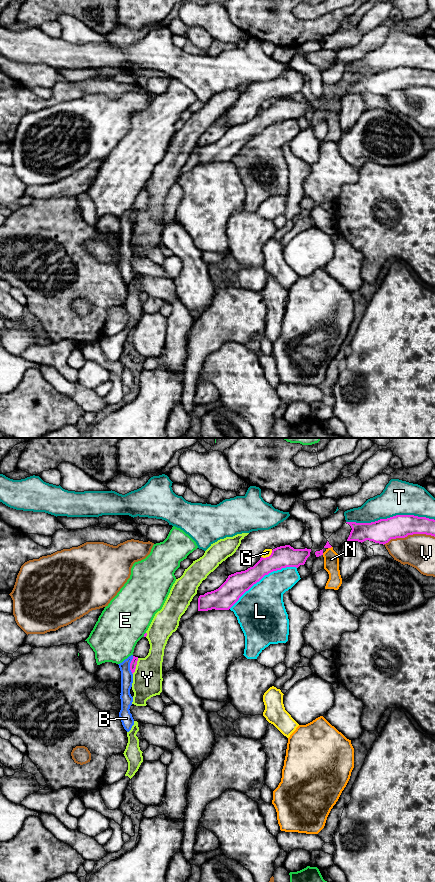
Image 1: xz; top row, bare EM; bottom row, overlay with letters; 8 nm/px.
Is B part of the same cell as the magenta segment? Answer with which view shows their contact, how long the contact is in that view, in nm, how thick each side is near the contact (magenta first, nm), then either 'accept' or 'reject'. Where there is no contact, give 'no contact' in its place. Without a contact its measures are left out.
xz | 150 nm | 50/100 nm | reject

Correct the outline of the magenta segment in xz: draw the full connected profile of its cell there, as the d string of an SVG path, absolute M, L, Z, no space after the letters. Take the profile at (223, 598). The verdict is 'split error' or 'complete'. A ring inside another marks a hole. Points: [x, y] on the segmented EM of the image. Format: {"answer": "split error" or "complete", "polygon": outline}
{"answer": "complete", "polygon": "M290 545L273 549L269 557L261 557L253 567L229 575L218 589L200 595L198 611L229 610L246 591L265 575L282 568L298 568L300 565L304 565L310 552L311 549L294 549Z"}

